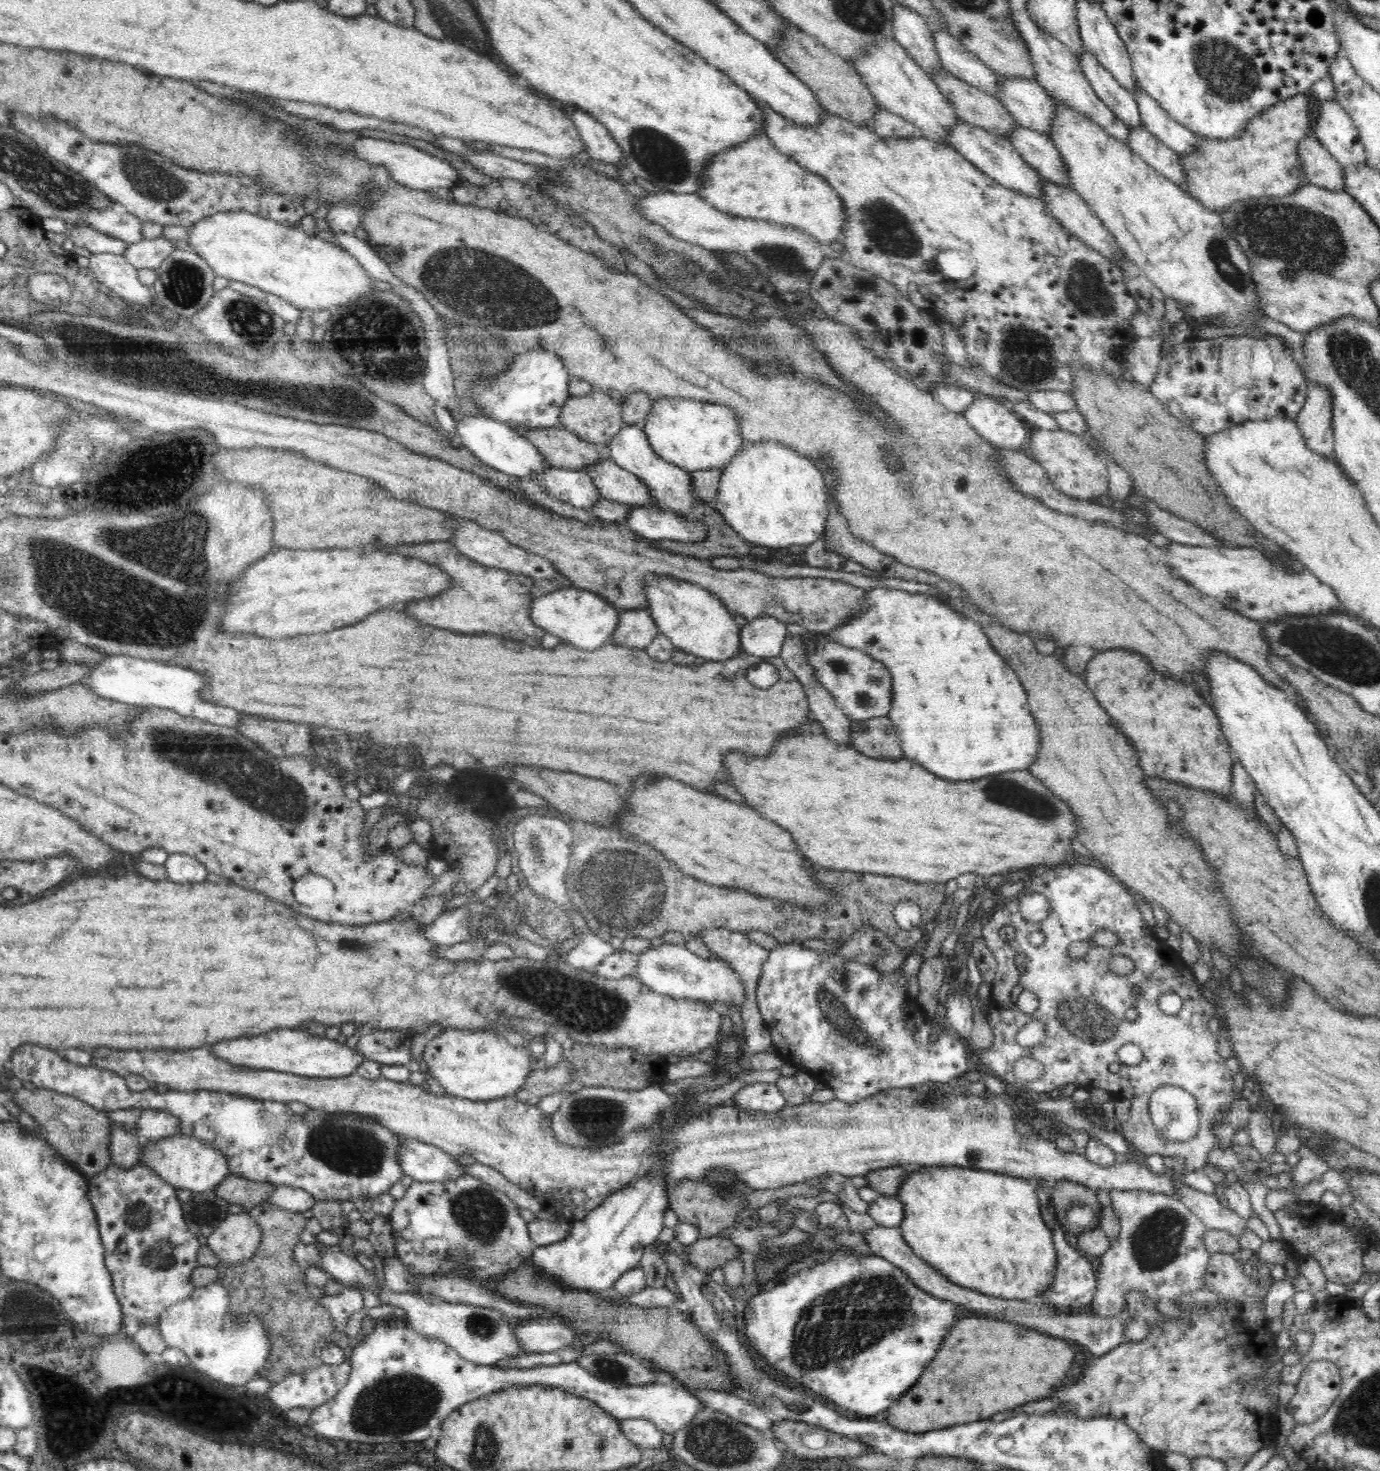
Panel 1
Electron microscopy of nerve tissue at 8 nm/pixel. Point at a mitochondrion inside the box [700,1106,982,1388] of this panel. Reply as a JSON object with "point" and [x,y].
{"point":[863,1312]}

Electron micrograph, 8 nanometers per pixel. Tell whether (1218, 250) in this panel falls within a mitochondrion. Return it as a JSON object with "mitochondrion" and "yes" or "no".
{"mitochondrion":"yes"}

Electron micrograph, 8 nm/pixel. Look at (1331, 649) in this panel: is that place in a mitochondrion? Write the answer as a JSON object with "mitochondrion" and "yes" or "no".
{"mitochondrion":"yes"}

